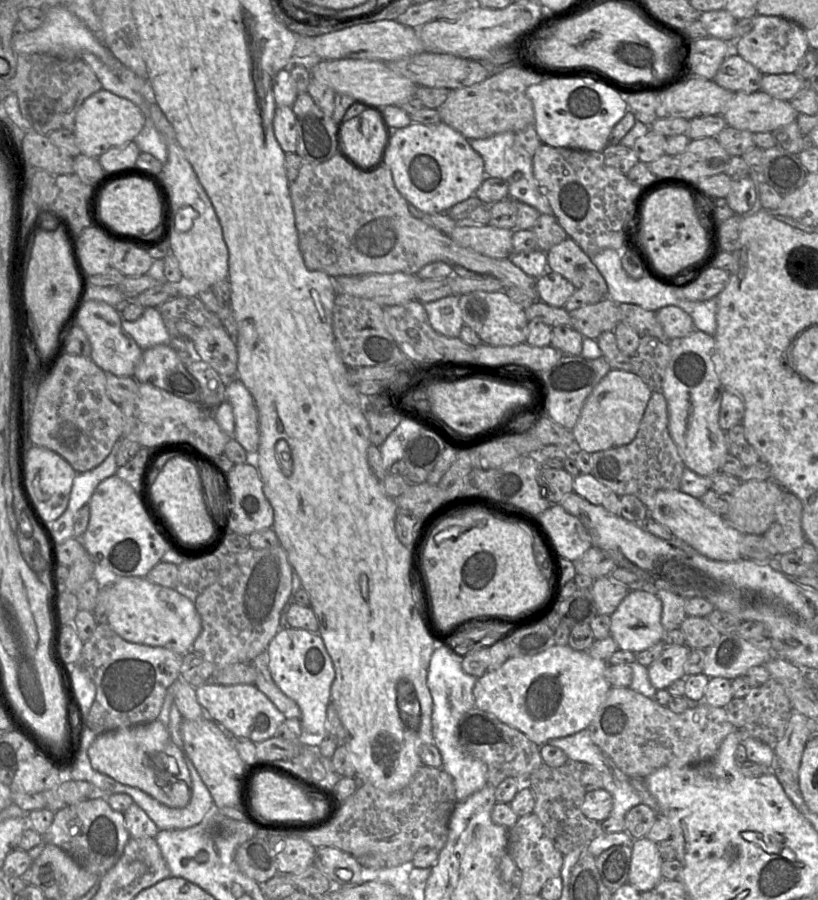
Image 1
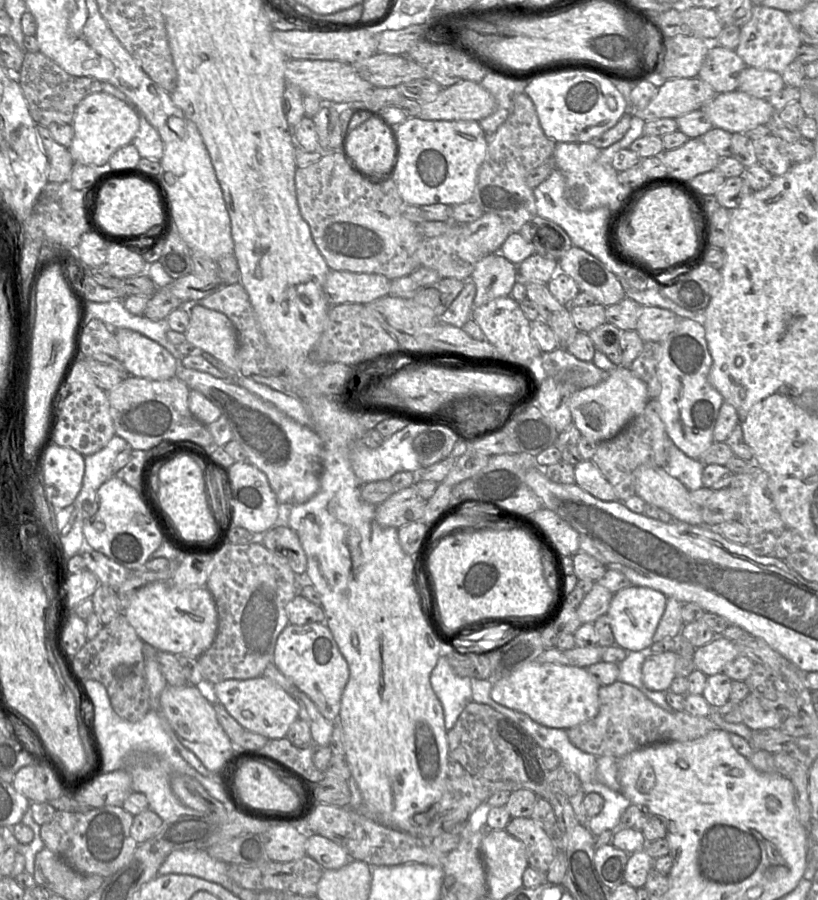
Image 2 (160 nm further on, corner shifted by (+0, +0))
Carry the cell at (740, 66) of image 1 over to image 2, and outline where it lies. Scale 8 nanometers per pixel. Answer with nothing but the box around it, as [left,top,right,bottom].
[697,44,745,94]

